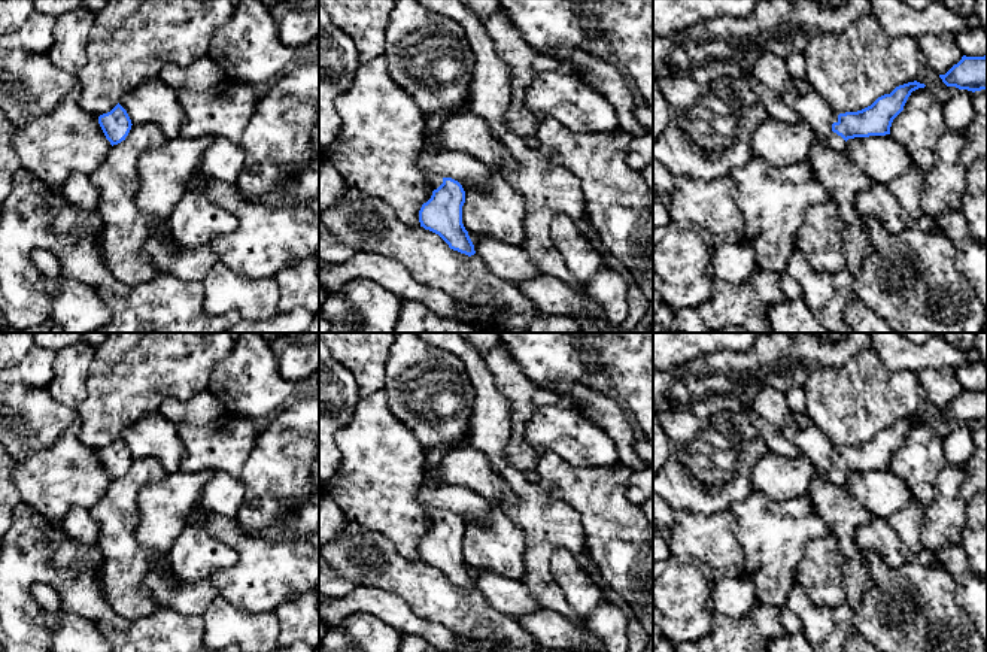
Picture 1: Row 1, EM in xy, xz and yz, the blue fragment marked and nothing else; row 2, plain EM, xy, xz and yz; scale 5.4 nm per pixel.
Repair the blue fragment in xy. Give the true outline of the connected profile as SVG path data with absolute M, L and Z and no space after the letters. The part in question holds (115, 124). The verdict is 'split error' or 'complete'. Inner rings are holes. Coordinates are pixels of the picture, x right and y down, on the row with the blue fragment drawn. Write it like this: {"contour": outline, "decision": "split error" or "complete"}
{"contour": "M119 103L110 112L100 115L98 124L112 146L125 140L133 125L127 110Z", "decision": "complete"}

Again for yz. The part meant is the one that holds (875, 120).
{"contour": "M917 81L908 82L862 110L839 113L827 137L817 136L805 122L790 125L768 118L754 130L753 155L771 166L786 167L810 161L814 146L842 151L848 139L890 134L892 122L904 110L911 93L924 87Z", "decision": "split error"}

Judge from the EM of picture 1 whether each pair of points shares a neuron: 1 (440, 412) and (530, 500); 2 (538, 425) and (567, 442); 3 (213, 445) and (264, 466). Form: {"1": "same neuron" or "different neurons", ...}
{"1": "different neurons", "2": "same neuron", "3": "different neurons"}

